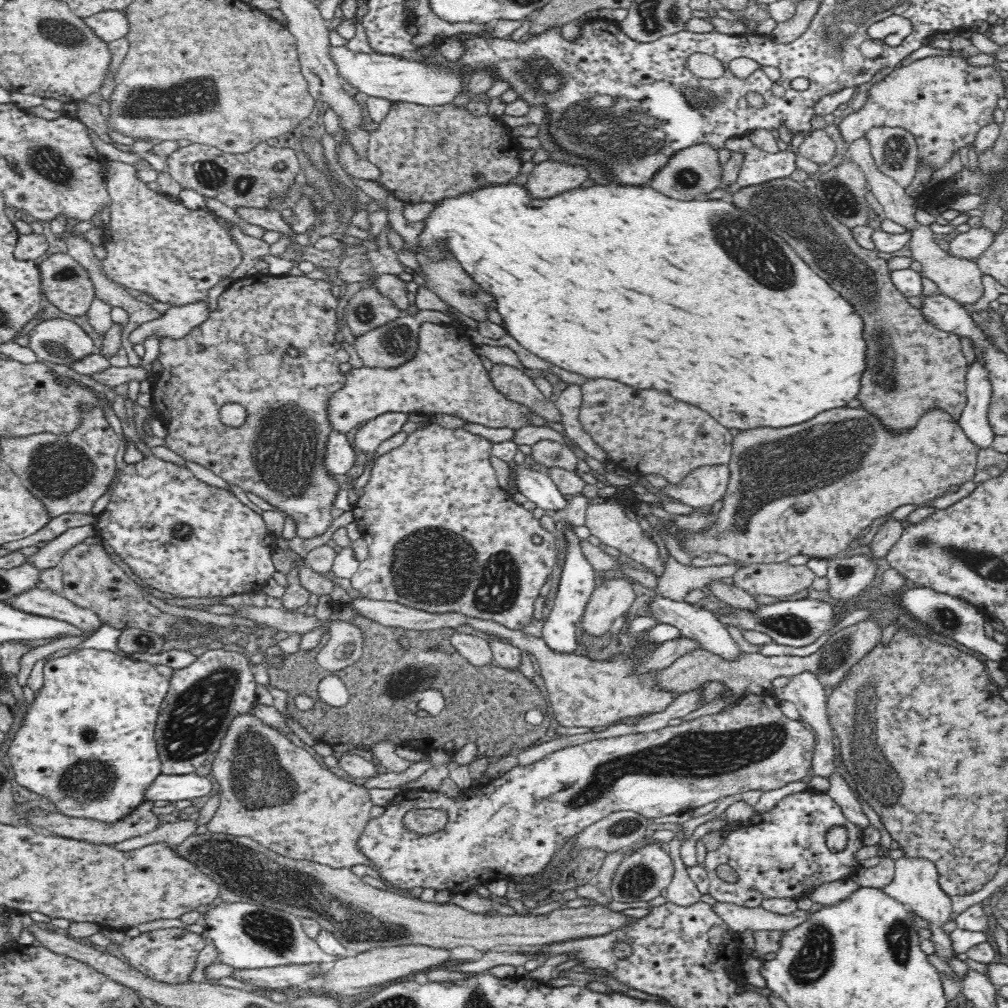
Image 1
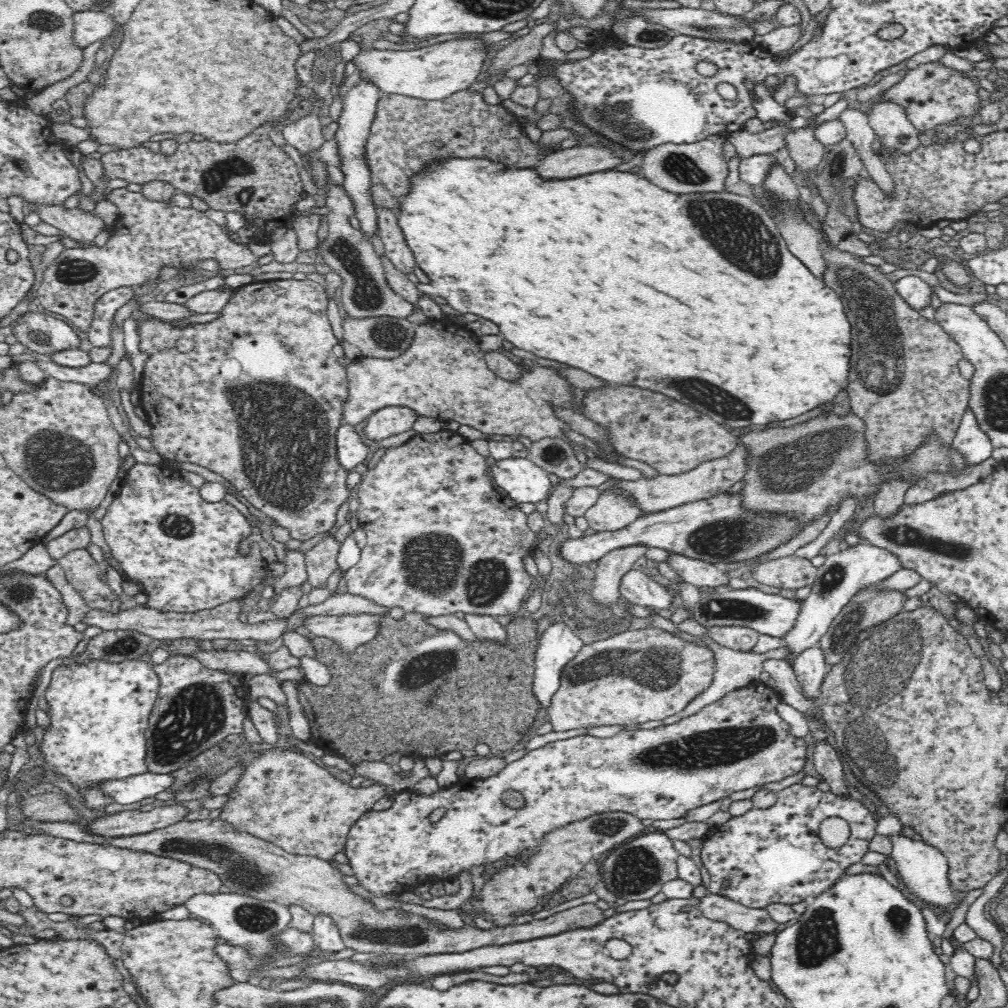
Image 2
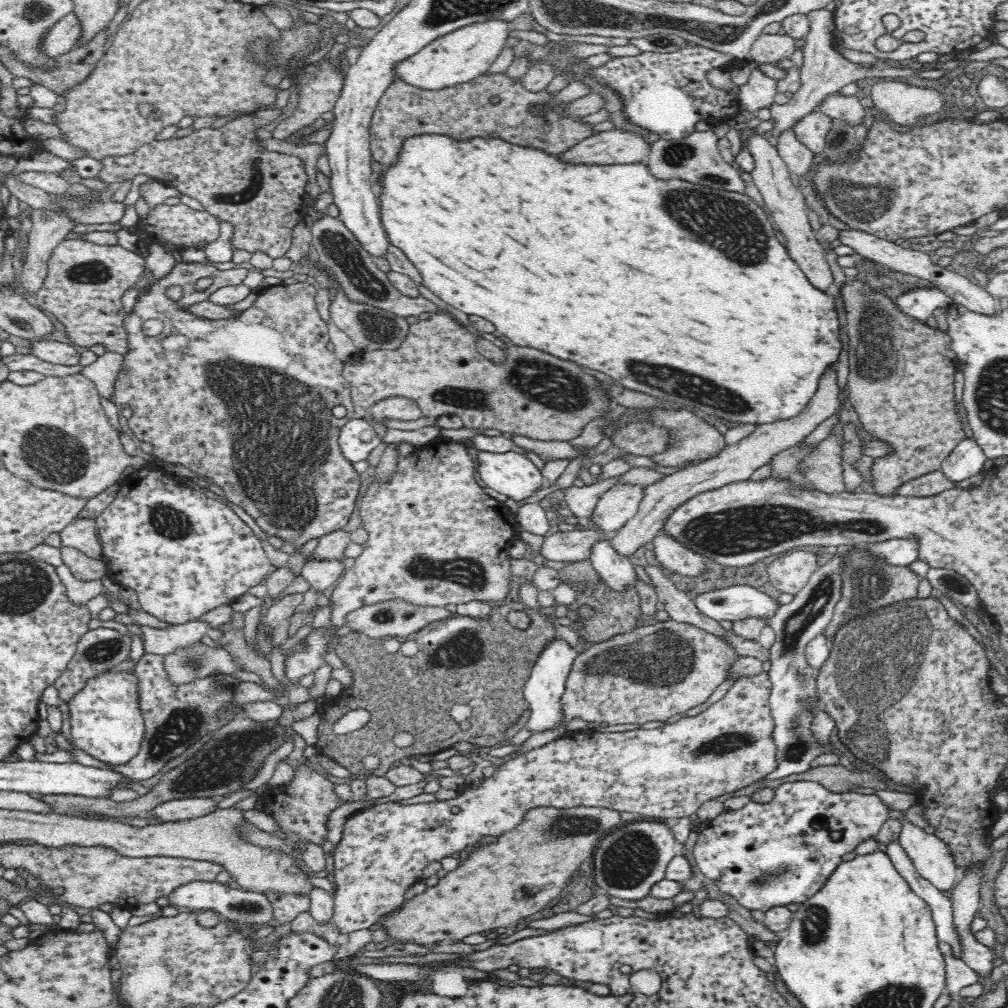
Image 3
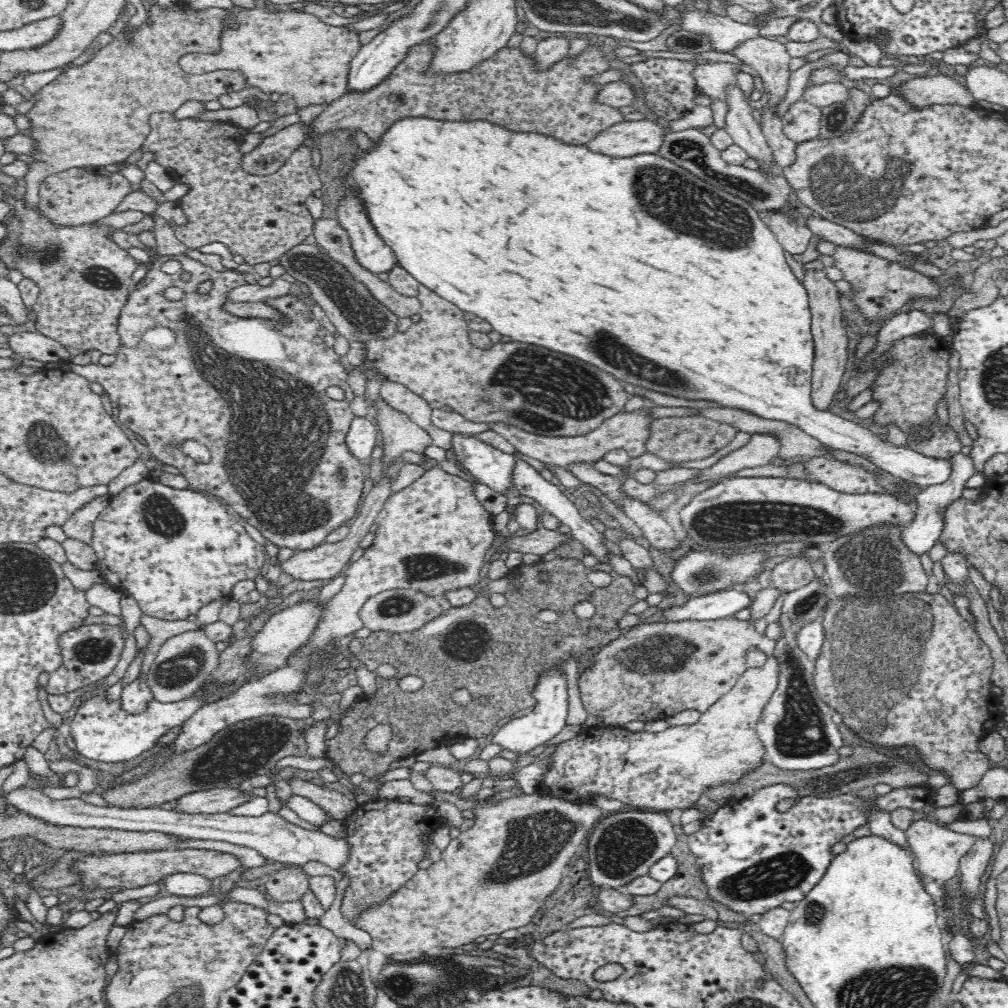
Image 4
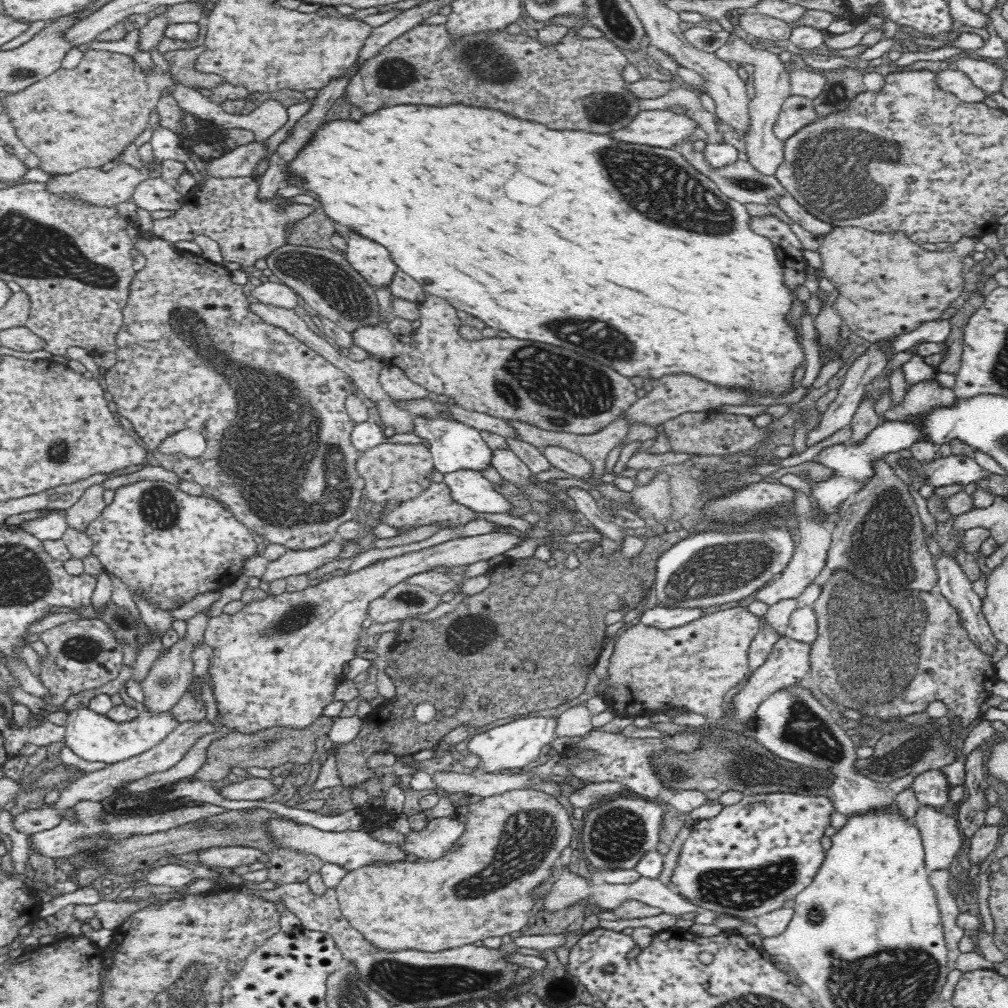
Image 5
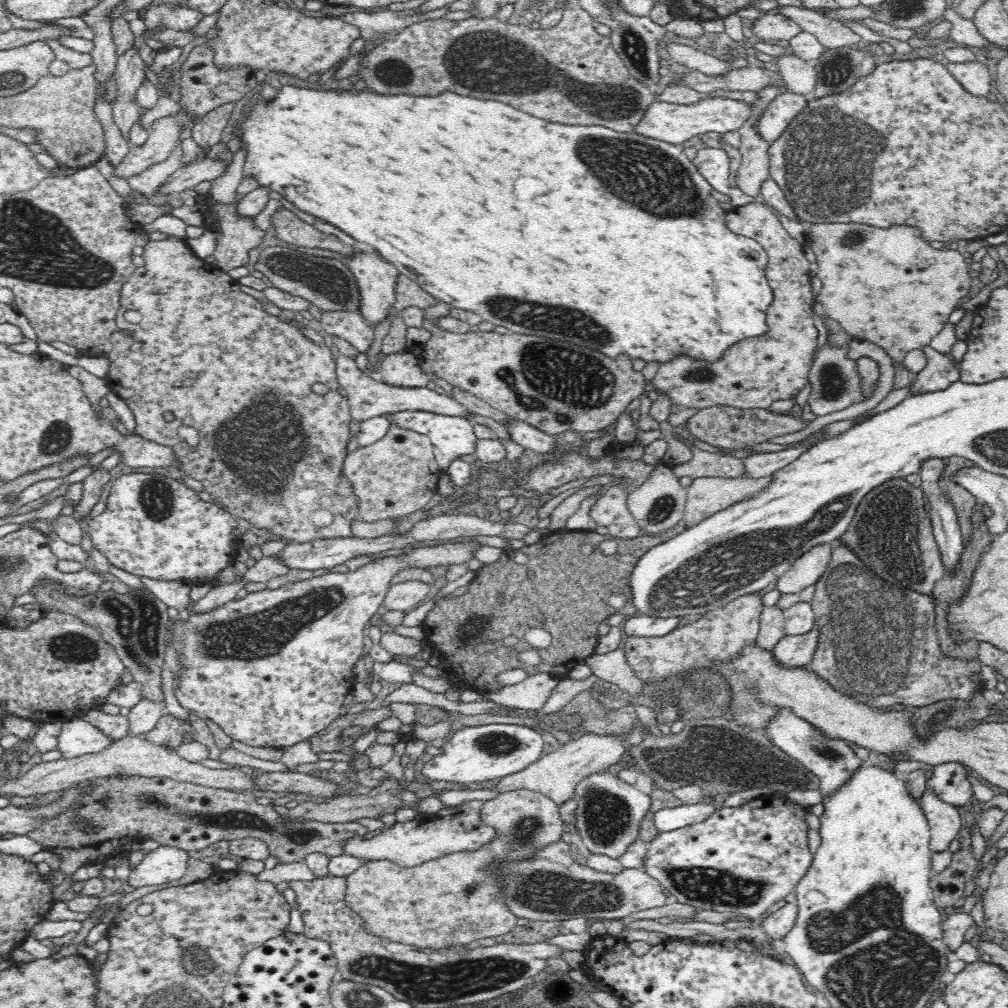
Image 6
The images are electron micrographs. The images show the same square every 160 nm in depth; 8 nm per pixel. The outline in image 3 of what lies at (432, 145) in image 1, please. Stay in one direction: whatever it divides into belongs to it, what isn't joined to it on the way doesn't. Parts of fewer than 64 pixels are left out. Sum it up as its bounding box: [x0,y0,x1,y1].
[368,71,600,166]

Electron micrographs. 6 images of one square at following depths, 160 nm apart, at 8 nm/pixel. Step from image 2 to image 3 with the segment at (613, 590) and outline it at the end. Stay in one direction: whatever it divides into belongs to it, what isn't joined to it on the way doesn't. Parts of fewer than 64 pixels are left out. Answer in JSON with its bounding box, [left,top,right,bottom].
[611,366,841,556]

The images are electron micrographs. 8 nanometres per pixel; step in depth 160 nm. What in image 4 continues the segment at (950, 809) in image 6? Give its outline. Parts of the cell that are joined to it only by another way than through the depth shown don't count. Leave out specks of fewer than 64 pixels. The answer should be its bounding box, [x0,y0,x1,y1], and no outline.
[906,820,976,882]

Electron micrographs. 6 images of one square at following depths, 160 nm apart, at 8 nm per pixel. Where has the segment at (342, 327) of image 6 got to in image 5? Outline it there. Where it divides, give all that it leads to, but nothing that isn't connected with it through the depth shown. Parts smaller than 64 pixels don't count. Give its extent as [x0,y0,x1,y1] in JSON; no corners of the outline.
[350,293,638,434]

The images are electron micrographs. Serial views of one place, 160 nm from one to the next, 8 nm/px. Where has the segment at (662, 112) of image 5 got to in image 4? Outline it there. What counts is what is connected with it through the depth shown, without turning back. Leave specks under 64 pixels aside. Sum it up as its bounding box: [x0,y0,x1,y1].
[586,120,667,158]

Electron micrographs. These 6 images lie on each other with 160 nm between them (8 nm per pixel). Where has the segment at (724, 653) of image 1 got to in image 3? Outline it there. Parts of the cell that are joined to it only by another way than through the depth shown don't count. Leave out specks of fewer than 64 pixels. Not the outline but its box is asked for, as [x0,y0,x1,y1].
[588,537,637,591]

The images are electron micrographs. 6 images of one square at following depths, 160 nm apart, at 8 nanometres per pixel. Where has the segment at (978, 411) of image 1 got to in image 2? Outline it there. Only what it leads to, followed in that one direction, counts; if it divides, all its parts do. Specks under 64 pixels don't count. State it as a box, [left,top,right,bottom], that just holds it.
[951,407,994,469]

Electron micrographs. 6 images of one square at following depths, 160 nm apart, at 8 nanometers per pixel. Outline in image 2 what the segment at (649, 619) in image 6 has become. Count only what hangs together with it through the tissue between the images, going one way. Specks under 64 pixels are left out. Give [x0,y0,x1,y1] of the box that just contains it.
[693,587,801,638]

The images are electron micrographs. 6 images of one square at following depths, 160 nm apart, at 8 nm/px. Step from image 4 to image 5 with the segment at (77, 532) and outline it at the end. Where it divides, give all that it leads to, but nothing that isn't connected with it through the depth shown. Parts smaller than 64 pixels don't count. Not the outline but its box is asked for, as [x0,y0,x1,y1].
[65,483,106,531]

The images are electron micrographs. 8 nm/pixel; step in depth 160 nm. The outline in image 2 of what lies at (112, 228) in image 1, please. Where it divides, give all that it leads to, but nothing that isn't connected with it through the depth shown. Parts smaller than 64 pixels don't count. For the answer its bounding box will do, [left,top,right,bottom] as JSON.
[37,187,258,334]

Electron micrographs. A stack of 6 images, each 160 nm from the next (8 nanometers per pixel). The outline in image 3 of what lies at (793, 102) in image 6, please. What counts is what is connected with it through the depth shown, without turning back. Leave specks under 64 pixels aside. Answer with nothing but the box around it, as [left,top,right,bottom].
[791,108,831,153]

